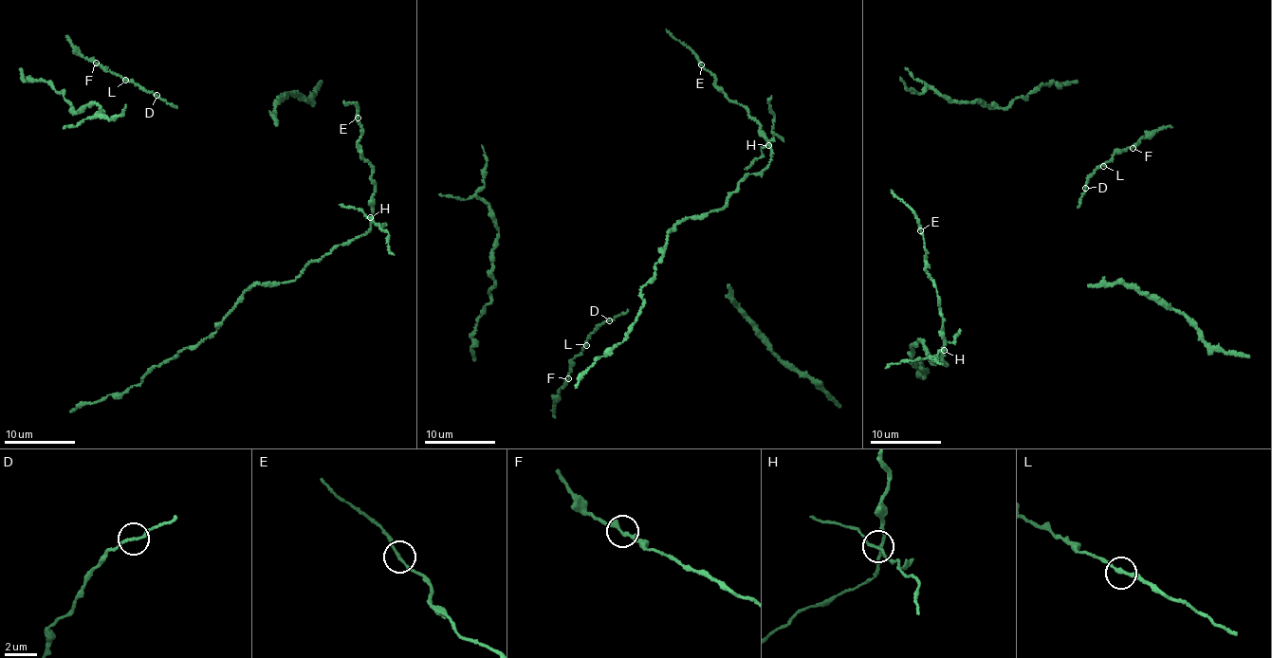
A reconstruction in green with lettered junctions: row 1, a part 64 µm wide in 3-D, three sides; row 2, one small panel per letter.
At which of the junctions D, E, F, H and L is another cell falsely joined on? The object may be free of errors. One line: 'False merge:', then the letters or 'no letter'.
False merge: H

